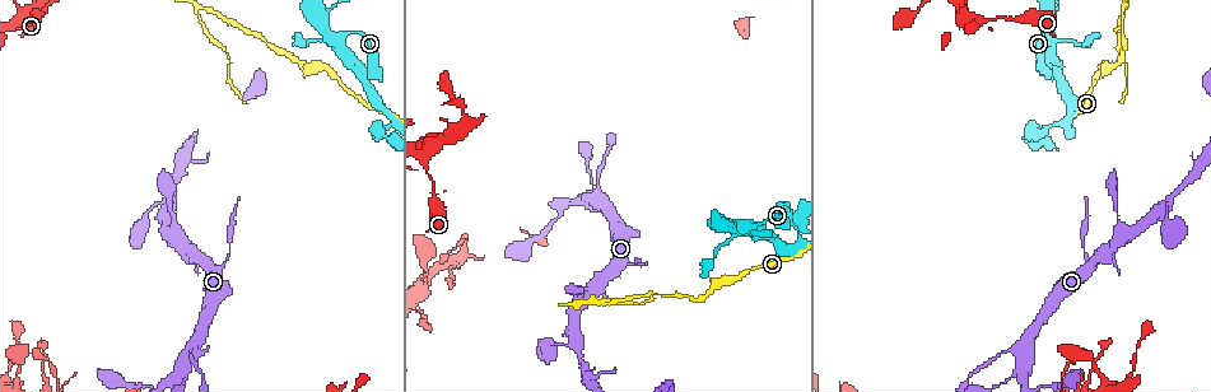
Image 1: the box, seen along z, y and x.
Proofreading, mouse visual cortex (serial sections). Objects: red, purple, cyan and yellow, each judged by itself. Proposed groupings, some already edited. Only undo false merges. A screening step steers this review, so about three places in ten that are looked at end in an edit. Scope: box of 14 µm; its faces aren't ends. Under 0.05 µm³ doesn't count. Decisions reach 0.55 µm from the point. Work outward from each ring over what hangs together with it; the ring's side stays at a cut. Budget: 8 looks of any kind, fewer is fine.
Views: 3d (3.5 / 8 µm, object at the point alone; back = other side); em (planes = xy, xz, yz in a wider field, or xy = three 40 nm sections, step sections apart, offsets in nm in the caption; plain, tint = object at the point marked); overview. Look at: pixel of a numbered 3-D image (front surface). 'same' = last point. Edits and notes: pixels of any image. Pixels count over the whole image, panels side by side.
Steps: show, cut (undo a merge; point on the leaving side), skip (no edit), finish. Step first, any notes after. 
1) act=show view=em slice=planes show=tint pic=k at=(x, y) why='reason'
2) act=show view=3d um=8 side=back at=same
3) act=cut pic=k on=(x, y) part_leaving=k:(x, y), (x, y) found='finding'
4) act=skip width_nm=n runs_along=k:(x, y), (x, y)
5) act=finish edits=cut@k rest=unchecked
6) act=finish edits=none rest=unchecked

act=show view=3d um=3.5 pic=1 at=(747, 226) why='abrupt turn'

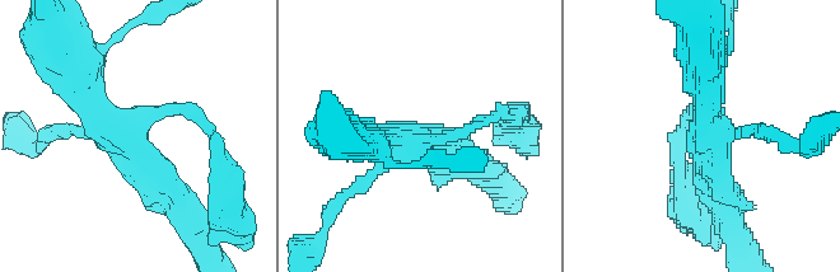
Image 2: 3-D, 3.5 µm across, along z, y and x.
act=show view=em slice=xy step=1 show=tint pic=2 at=(418, 141)

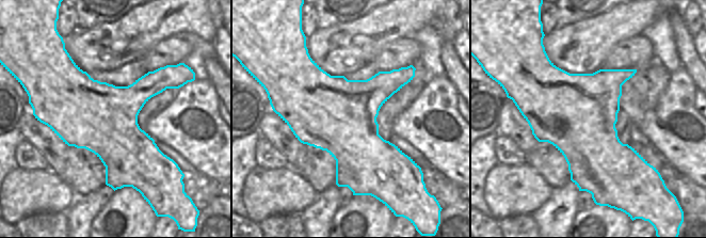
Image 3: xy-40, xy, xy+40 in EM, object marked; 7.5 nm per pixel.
act=skip arm_widths_nm=150,150,350,350 runs_along=2:(684, 121), (704, 113), (729, 204) found='continuous, no second cell'

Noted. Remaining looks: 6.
act=show view=3d um=8 pic=1 at=(1124, 6)

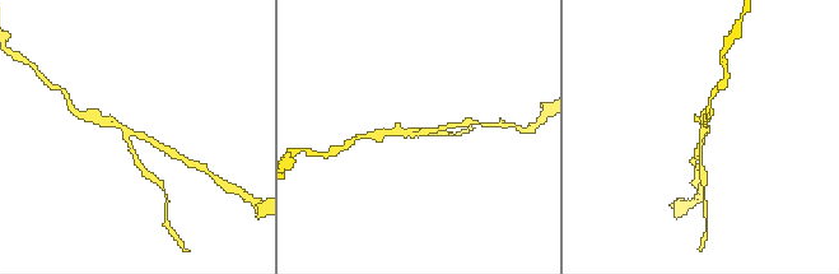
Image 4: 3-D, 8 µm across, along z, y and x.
act=show view=em slice=planes show=tint pic=4 at=(416, 135) arms=3 arm_widths_nm=150,150,200 why='now the EM'

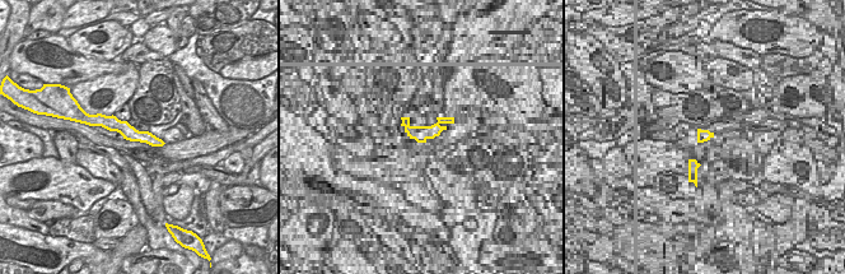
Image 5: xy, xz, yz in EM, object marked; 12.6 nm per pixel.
act=cut pic=4 on=(136, 162) part_leaving=4:(127, 140), (140, 167), (161, 184) found='two cells meet here'

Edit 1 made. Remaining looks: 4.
act=show view=overview why='see it whole again'

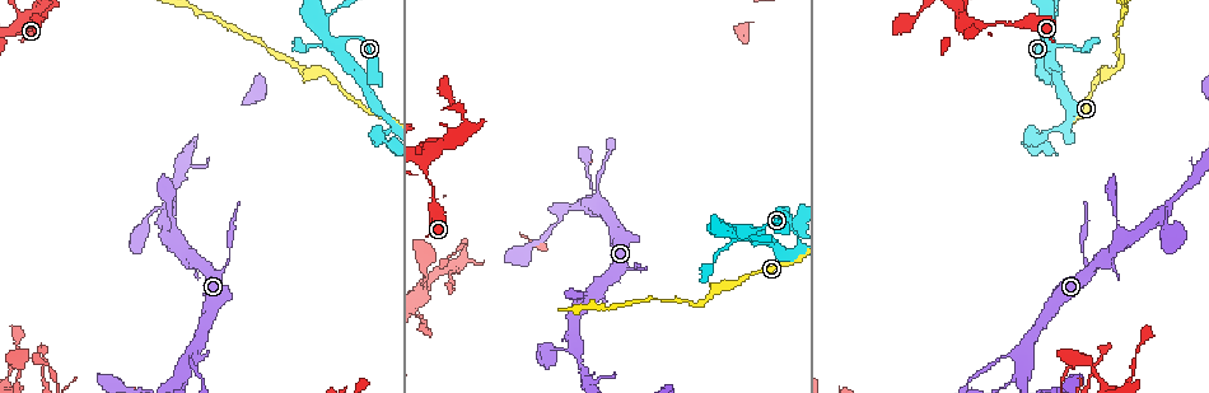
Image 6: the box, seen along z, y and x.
act=show view=3d um=3.5 pic=6 at=(17, 27) why='sharp bend'

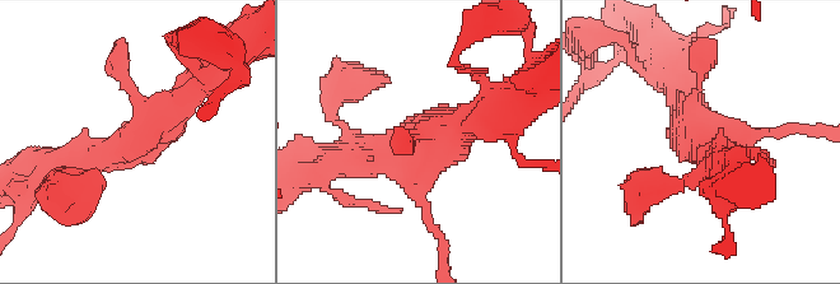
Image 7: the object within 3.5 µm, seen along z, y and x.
act=show view=em slice=xy step=3 show=tint pic=7 at=(133, 136) arms=4 arm_widths_nm=150,200,350,400

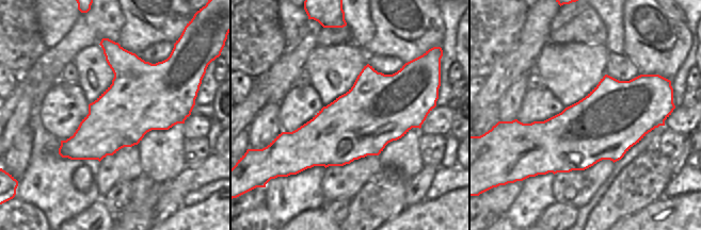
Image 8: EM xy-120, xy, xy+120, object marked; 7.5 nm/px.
act=skip runs_along=7:(801, 130), (717, 138), (684, 91) found='all the same cell'

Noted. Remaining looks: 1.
act=finish edits=cut@4 rest=unchecked

